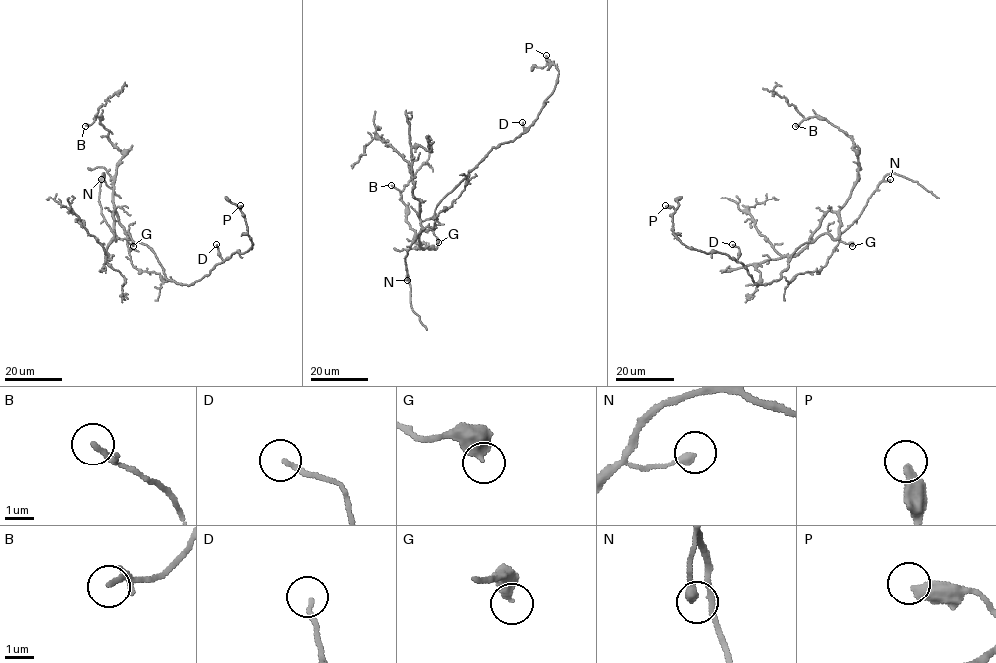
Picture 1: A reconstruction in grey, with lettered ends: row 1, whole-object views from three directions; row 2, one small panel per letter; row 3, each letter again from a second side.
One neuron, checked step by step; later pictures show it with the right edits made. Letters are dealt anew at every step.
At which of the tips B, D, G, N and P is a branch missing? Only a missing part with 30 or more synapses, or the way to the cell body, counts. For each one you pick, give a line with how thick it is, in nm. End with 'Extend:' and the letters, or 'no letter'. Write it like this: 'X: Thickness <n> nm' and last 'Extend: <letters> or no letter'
Extend: no letter

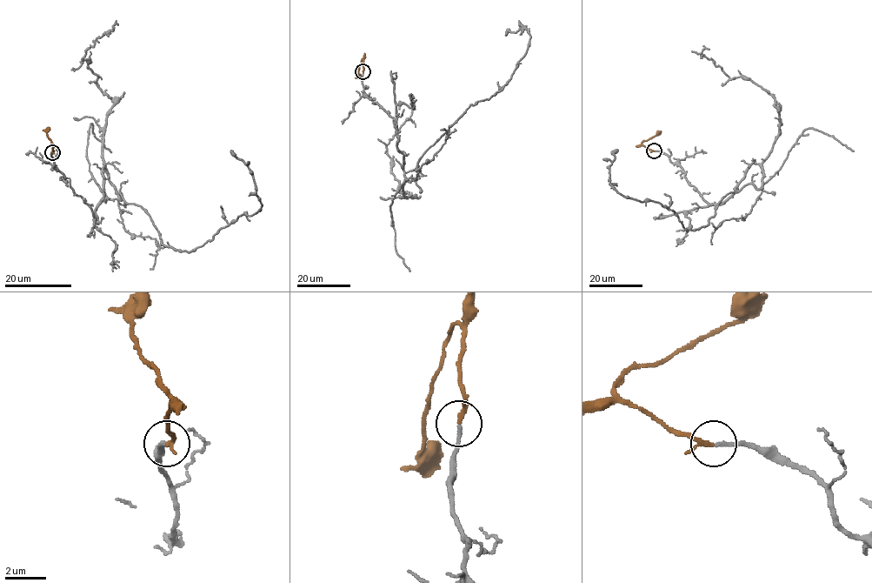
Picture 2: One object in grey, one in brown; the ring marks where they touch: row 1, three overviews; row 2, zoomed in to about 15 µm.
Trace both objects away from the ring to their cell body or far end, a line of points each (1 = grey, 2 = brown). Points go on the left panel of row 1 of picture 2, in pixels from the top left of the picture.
1: (52, 151), (95, 218), (103, 167), (161, 243), (188, 251), (262, 205), (230, 150)
2: (52, 151), (46, 127)

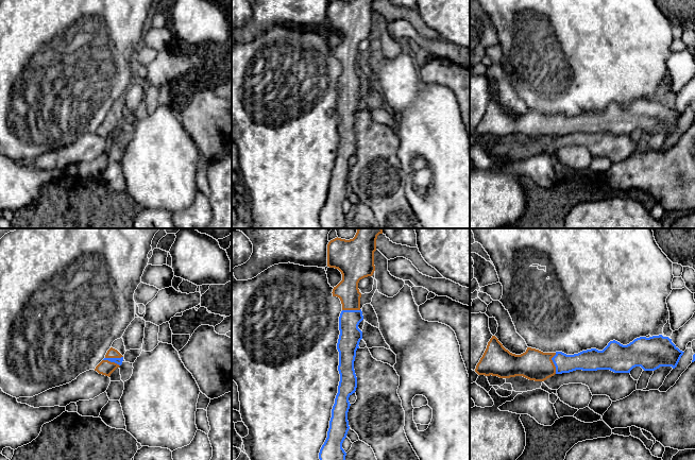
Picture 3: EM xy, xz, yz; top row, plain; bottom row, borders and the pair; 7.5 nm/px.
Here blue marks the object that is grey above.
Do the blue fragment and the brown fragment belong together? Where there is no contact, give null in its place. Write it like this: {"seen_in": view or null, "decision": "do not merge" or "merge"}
{"seen_in": "xy", "decision": "merge"}

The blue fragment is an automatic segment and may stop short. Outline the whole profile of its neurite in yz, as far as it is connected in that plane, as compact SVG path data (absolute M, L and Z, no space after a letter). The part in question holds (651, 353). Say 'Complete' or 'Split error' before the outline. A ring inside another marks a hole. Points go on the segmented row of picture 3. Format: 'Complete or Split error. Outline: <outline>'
Split error. Outline: M659 335L640 337L627 345L613 340L603 351L591 348L574 355L562 352L543 353L531 347L515 355L492 336L475 372L499 378L523 376L529 380L544 381L555 374L576 370L630 373L635 367L641 367L644 371L655 371L660 367L675 369L683 353L672 339Z

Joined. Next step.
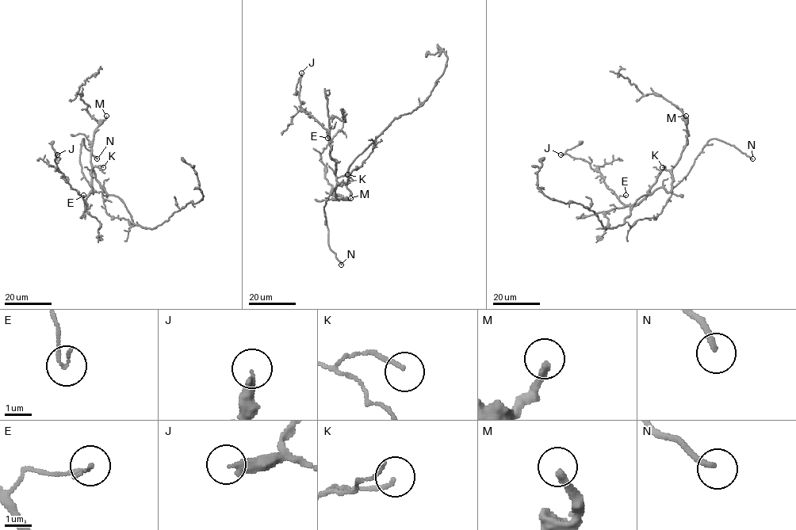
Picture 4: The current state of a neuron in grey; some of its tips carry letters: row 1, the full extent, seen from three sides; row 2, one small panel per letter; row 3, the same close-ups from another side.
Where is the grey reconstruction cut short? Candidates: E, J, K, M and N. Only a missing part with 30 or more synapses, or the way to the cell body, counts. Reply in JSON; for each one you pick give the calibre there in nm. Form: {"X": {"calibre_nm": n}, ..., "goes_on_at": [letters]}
{"M": {"calibre_nm": 240}, "N": {"calibre_nm": 200}, "goes_on_at": ["M", "N"]}

